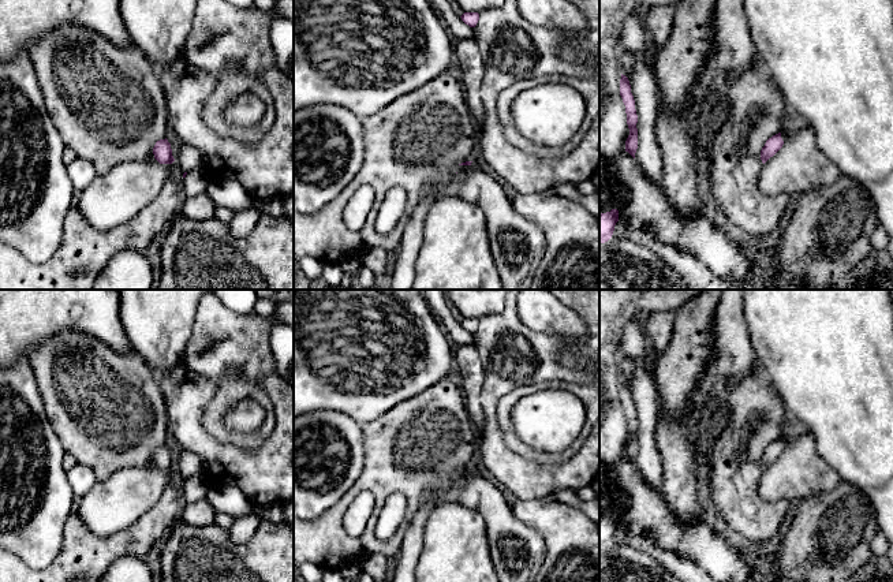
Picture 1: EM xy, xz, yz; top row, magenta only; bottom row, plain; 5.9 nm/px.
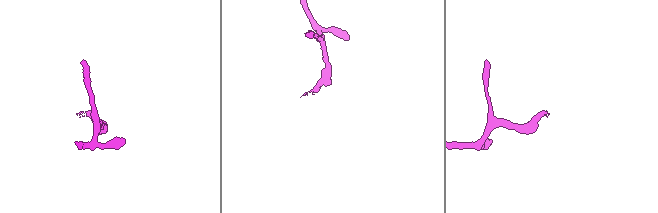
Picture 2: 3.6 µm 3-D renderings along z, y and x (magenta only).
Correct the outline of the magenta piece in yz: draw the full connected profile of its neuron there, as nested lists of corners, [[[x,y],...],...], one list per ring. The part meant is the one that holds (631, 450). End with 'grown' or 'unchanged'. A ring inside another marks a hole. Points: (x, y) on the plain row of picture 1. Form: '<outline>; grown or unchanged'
[[[621,380],[621,385],[620,385],[620,402],[625,411],[627,430],[629,434],[629,441],[625,447],[625,458],[628,458],[635,465],[635,459],[638,455],[638,434],[636,434],[638,421],[636,421],[636,415],[635,415],[635,406],[631,399],[629,387],[623,380]]]; unchanged

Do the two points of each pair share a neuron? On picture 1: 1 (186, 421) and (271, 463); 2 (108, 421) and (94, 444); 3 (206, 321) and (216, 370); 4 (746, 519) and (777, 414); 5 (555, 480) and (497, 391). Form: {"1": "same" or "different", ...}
{"1": "same", "2": "same", "3": "same", "4": "same", "5": "same"}

